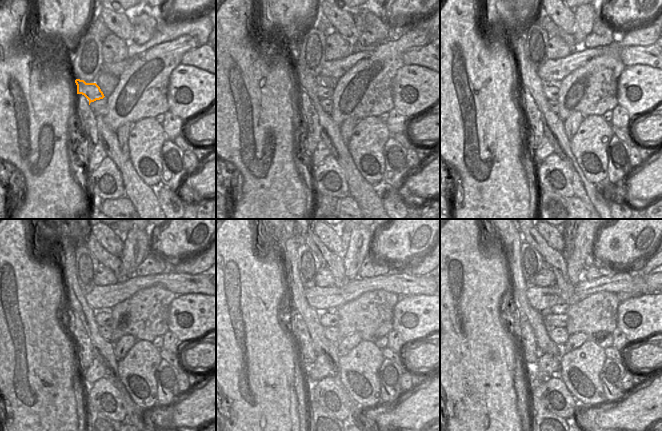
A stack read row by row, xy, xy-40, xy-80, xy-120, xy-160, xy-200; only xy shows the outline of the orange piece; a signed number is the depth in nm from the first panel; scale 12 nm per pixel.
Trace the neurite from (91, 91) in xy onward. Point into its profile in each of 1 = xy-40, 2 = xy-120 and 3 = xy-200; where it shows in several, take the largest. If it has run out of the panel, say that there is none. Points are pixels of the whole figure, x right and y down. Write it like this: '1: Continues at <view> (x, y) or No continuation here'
1: Continues at xy-40 (323, 92)
2: Continues at xy-120 (102, 318)
3: Continues at xy-200 (551, 321)

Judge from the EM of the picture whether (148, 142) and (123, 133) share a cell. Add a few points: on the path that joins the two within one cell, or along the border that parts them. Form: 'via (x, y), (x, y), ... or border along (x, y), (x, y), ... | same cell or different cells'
border along (135, 123), (127, 141), (128, 156) | different cells

